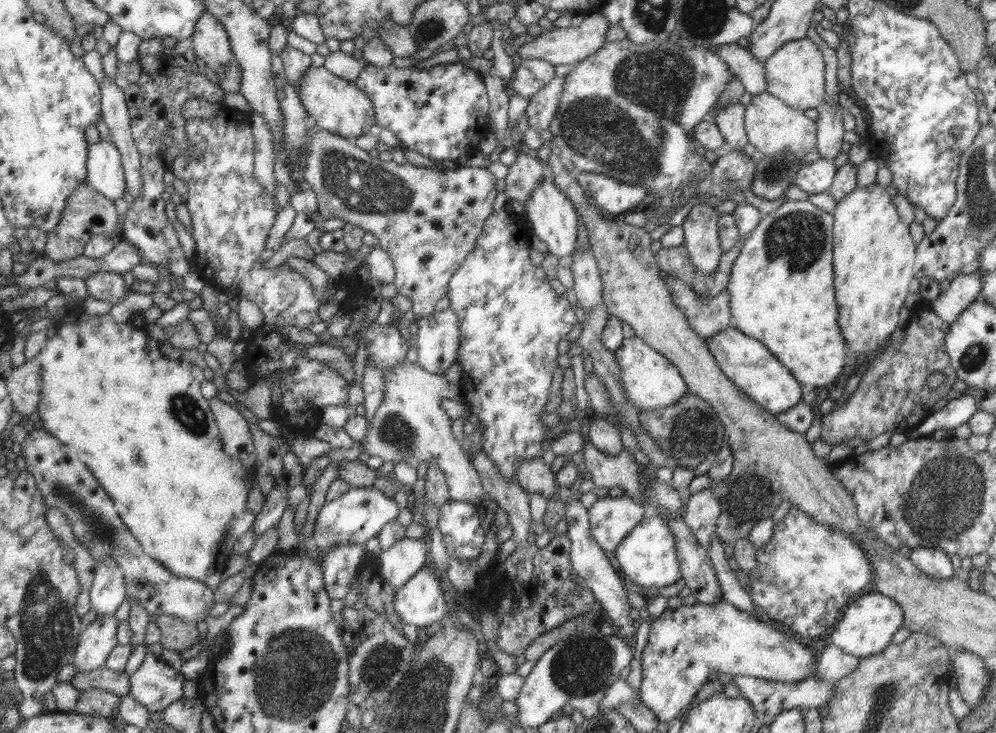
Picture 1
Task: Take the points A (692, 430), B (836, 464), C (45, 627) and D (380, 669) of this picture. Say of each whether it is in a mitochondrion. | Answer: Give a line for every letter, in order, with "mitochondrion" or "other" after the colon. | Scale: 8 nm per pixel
A: mitochondrion
B: other
C: mitochondrion
D: mitochondrion

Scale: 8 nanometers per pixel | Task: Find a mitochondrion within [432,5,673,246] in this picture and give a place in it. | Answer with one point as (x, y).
(607, 141)

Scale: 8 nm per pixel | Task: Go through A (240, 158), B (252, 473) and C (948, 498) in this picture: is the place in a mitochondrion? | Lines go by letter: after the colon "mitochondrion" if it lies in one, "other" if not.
A: other
B: other
C: mitochondrion

